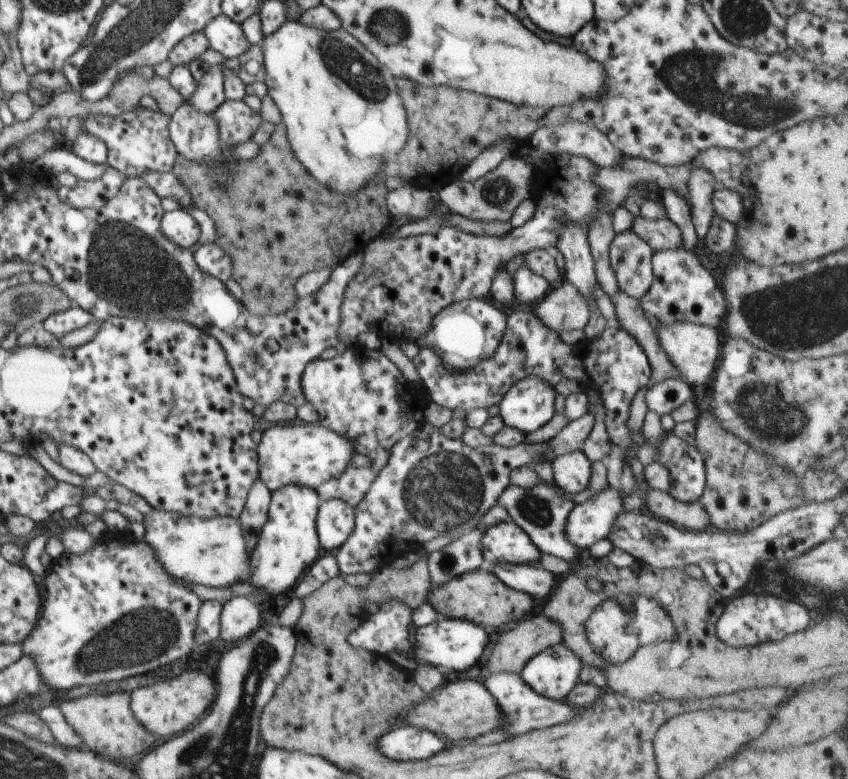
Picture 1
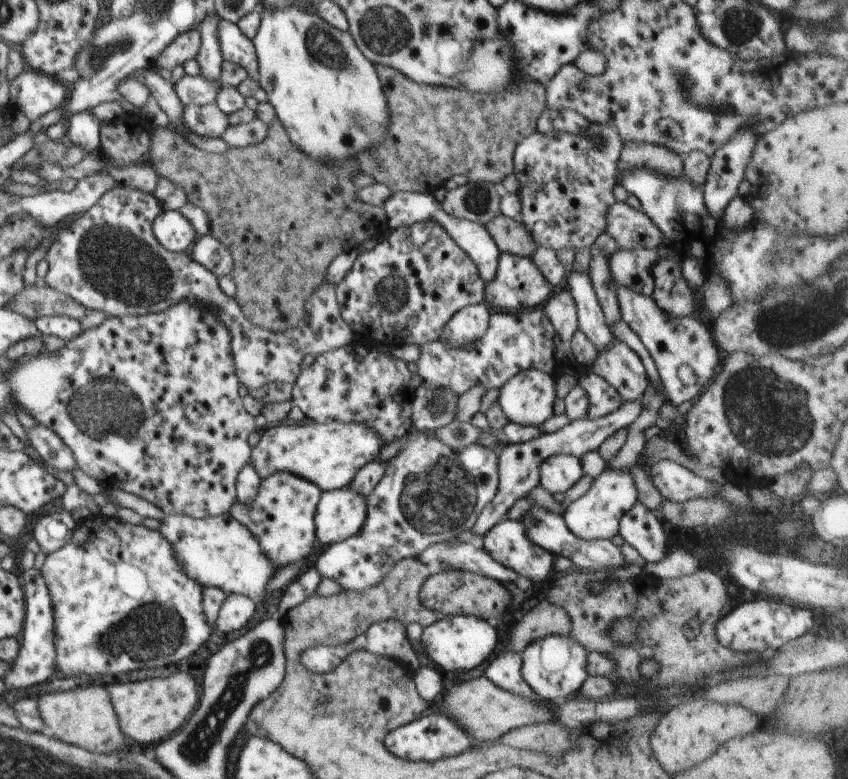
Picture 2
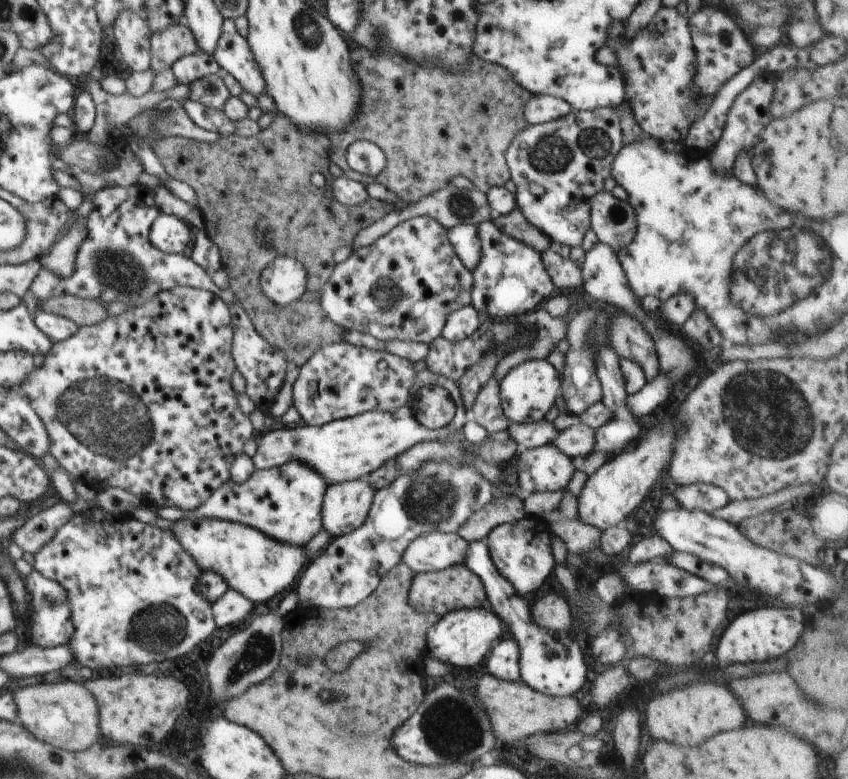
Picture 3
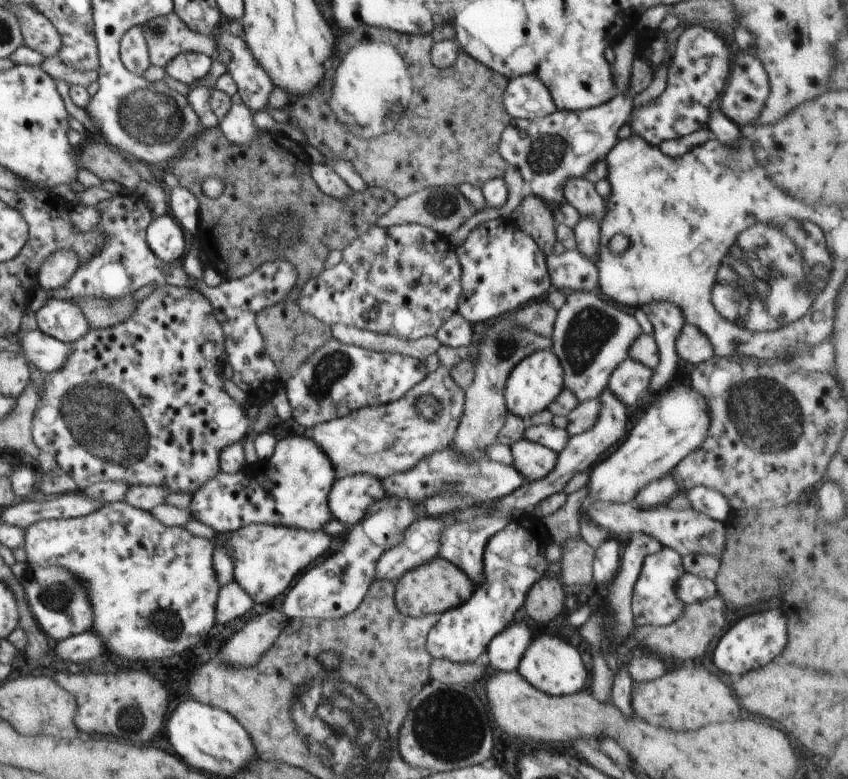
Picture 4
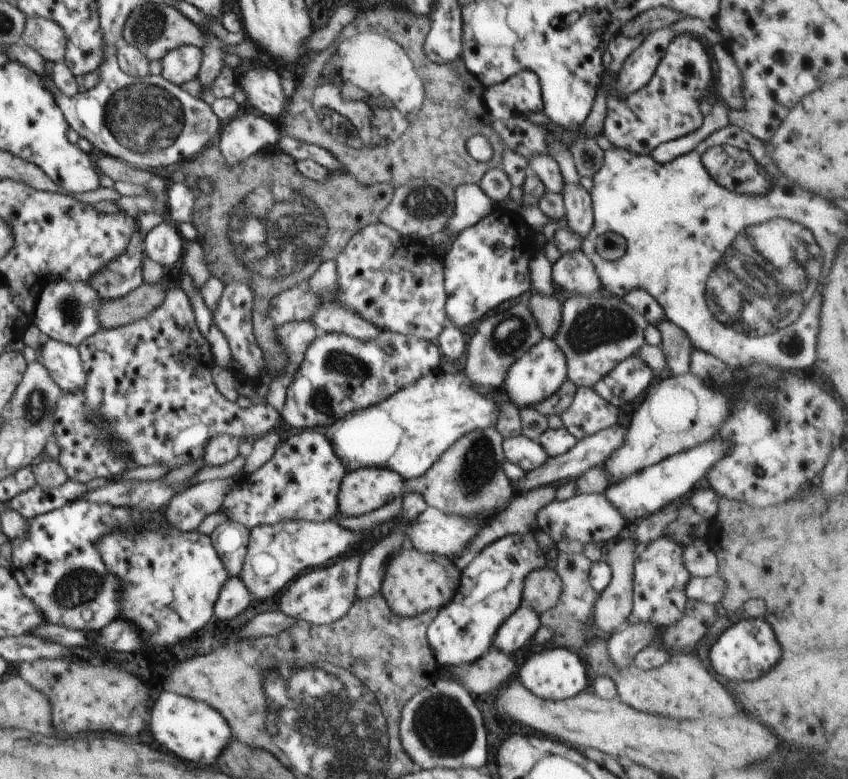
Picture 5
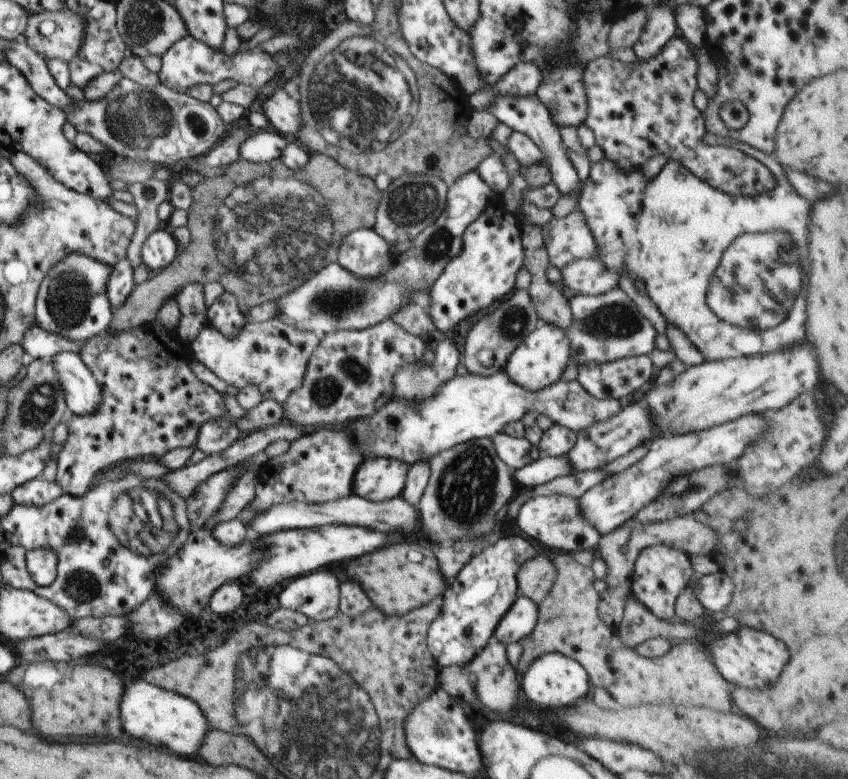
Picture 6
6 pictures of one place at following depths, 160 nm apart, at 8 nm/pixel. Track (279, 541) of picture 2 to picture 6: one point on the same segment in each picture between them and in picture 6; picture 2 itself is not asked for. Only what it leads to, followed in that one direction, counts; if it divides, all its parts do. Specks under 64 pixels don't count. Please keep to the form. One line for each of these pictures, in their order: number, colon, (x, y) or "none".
3: (284, 502)
4: (290, 489)
5: (301, 481)
6: (318, 467)

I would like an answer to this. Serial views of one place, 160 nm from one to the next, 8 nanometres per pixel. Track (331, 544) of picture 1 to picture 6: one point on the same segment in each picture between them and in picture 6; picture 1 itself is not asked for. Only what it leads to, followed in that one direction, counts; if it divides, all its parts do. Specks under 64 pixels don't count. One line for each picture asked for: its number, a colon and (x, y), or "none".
2: (340, 513)
3: (345, 506)
4: (349, 500)
5: (362, 490)
6: (377, 479)

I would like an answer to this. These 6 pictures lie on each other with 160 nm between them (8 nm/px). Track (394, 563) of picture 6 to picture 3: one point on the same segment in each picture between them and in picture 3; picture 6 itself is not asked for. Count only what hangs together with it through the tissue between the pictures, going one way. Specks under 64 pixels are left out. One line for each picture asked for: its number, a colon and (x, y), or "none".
3: (457, 587)
4: (435, 587)
5: (415, 582)

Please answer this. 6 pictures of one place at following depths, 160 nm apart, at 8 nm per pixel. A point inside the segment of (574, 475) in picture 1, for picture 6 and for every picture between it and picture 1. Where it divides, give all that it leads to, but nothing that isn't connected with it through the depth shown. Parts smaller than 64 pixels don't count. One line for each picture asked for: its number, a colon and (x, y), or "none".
2: (560, 472)
3: (545, 468)
4: (534, 461)
5: (528, 454)
6: (516, 452)

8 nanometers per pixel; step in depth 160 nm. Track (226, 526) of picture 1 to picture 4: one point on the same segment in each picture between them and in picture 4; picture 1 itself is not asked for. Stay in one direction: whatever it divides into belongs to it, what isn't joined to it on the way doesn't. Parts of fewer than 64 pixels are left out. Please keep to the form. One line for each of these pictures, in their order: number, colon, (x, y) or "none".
2: (219, 552)
3: (252, 563)
4: (266, 559)

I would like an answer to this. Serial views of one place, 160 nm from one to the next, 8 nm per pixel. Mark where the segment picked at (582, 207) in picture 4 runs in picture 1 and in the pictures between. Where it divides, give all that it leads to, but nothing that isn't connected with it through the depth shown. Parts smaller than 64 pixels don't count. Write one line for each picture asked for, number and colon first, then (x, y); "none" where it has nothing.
1: (663, 234)
2: (631, 229)
3: (614, 221)

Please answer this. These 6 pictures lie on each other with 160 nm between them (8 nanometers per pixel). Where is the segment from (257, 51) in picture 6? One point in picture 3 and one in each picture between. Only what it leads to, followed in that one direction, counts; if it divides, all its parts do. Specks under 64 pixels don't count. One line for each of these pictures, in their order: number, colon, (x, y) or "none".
3: (191, 67)
4: (187, 67)
5: (181, 65)

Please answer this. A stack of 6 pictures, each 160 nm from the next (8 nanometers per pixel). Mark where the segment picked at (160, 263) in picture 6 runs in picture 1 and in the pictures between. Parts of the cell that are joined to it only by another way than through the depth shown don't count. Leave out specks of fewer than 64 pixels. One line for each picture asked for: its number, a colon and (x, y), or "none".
1: (178, 225)
2: (174, 231)
3: (168, 233)
4: (168, 240)
5: (164, 244)

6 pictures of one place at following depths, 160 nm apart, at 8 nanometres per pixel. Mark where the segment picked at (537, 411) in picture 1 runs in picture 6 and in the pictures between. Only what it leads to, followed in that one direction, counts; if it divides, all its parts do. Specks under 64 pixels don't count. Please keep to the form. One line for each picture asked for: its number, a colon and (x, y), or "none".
2: (527, 399)
3: (527, 392)
4: (534, 383)
5: (539, 373)
6: (539, 360)

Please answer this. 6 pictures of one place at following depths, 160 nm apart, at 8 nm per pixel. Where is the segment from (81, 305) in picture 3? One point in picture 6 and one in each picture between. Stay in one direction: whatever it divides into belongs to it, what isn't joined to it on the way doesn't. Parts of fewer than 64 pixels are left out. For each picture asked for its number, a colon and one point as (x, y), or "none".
4: (100, 313)
5: (140, 302)
6: (304, 215)

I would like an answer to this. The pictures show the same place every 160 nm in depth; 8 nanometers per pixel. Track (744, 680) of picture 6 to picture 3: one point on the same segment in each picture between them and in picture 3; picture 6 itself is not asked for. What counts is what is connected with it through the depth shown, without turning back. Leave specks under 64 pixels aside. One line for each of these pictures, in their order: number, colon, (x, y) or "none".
3: (760, 634)
4: (753, 642)
5: (749, 648)

